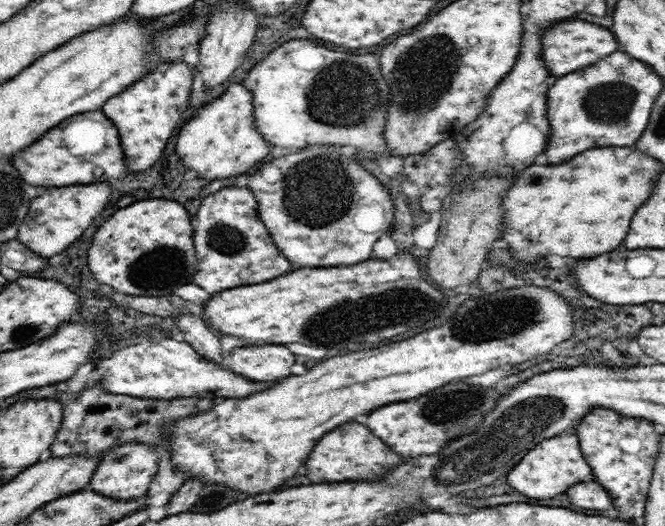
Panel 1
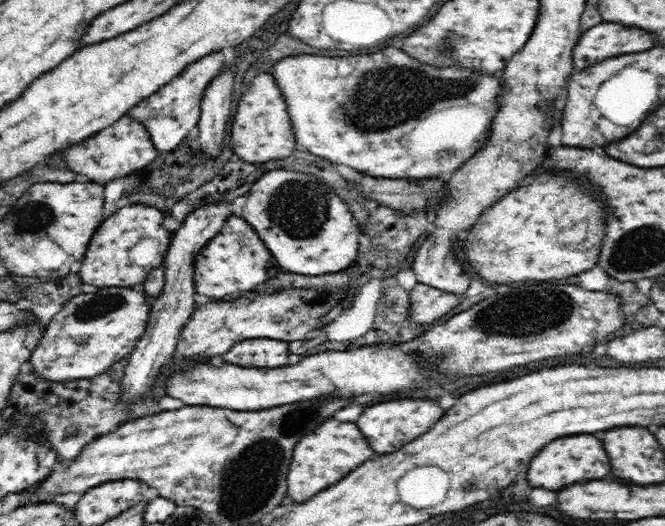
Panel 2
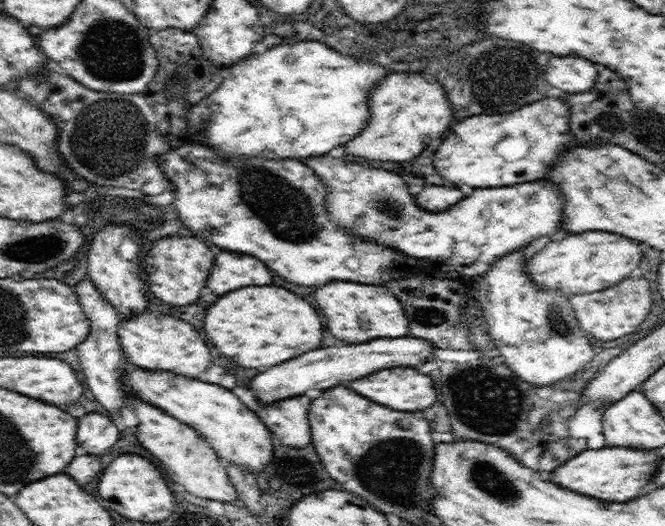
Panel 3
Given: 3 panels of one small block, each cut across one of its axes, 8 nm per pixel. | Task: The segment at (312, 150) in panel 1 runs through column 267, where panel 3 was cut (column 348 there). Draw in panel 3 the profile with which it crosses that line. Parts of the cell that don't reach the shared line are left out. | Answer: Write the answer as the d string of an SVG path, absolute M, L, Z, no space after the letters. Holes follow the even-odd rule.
M328 154L318 158L304 158L302 162L324 181L328 215L332 222L354 228L354 234L358 234L360 238L370 238L380 244L396 246L404 254L412 254L418 256L422 262L430 262L428 264L430 271L456 271L458 275L471 280L475 276L486 274L486 270L490 270L490 266L498 262L502 256L516 252L542 236L552 236L562 230L560 216L565 202L562 200L562 191L550 179L544 178L512 186L475 188L472 194L465 196L461 202L448 209L430 211L417 206L415 195L410 194L408 184L399 174L392 174L388 170L364 168L360 164L348 164L342 157L326 158L326 156Z

